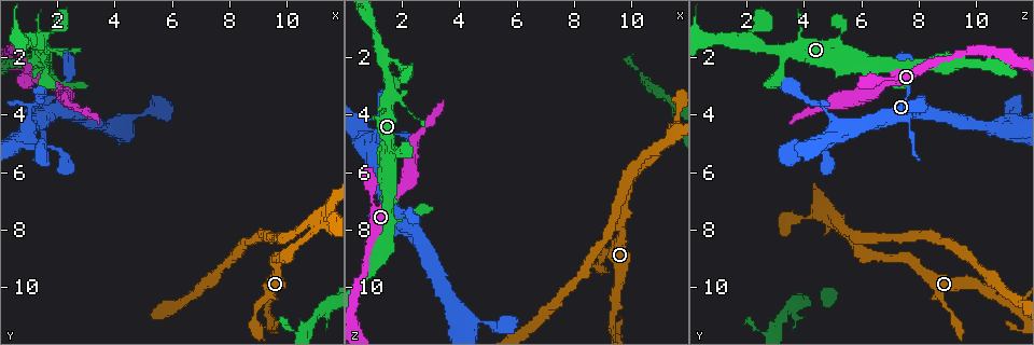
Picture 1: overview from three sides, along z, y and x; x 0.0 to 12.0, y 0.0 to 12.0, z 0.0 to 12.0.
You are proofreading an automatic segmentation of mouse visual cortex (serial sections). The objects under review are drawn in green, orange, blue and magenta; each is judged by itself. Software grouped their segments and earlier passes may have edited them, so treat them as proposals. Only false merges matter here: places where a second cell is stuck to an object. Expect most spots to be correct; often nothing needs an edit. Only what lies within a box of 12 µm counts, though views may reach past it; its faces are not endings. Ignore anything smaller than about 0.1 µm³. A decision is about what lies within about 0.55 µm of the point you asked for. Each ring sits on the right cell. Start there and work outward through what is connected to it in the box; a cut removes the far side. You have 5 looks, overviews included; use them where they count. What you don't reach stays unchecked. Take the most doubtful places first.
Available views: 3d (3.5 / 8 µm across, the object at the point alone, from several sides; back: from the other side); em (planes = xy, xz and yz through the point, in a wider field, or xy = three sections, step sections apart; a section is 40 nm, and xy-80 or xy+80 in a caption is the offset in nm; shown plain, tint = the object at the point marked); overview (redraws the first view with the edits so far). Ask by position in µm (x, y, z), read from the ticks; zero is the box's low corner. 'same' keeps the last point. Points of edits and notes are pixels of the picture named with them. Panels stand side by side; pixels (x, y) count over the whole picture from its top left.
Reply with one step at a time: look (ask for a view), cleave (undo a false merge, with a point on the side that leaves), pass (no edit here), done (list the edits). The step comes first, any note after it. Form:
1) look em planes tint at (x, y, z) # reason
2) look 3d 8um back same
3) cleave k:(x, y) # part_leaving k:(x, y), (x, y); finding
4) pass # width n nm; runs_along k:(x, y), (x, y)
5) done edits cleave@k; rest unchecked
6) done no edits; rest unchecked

look 3d 3.5um at (0.8, 5.1, 4.2)

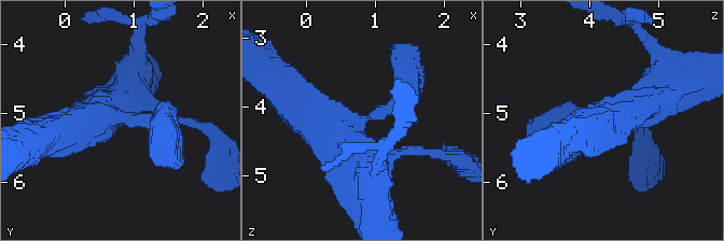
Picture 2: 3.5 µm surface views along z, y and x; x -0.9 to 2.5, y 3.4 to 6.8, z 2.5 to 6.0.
look em xy step 1 tint at (0.80, 5.05, 4.20) # arms 3; arm_widths 250, 350, 600 nm; need the tissue

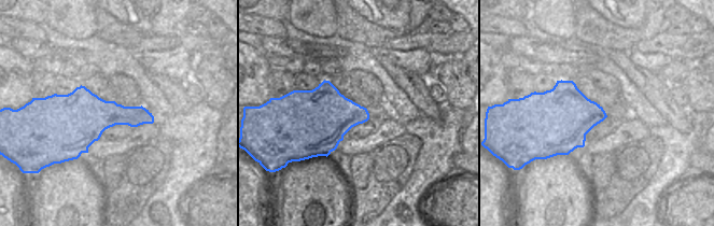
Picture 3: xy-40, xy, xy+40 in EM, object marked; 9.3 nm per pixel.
look em xy step 5 tint same # another direction

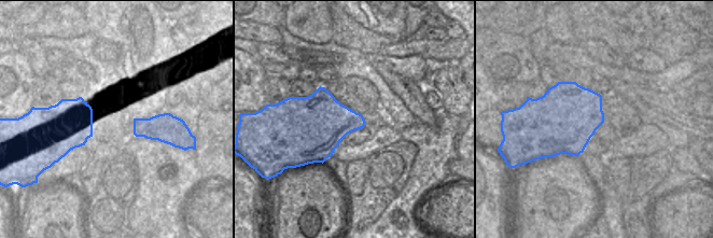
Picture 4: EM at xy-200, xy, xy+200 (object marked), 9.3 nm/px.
pass # one cell here

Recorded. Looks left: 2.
look 3d 3.5um at (2.2, 0.9, 2.6)

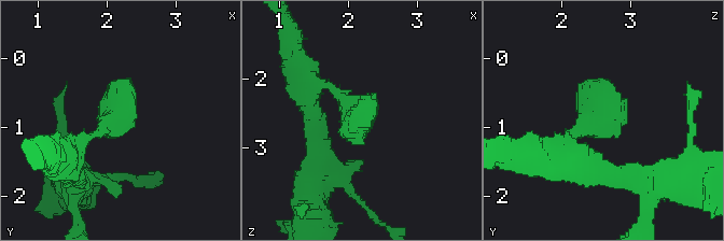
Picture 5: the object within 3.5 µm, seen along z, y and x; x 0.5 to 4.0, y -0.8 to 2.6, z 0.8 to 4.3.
look em xy step 2 tint at (2.10, 0.90, 2.50)

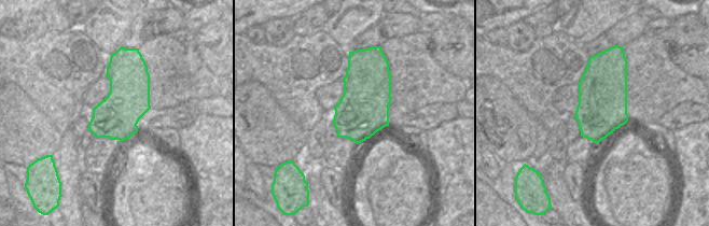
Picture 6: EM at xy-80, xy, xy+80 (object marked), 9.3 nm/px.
pass # runs_along 5:(63, 162), (119, 116), (126, 80); one cell here

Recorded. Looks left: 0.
done no edits; rest unchecked

